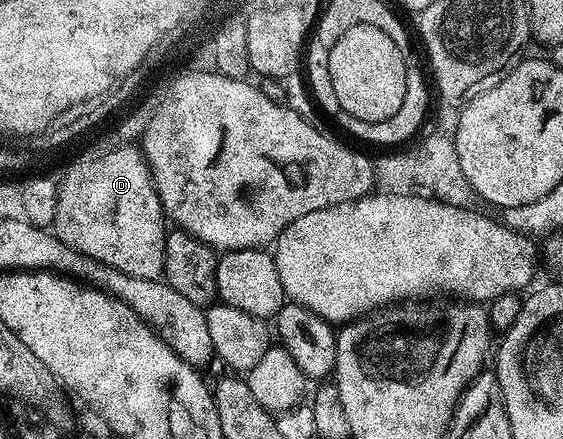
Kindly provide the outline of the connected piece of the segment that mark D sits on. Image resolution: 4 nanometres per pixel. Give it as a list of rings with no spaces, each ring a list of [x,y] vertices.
[[[140,147],[117,149],[93,162],[87,162],[84,158],[78,159],[78,164],[71,165],[66,170],[65,177],[60,177],[57,193],[59,206],[52,231],[64,244],[122,271],[123,274],[129,274],[131,278],[162,279],[165,270],[167,220],[161,211],[157,187],[153,185],[153,173],[149,171],[149,164],[145,161]]]

